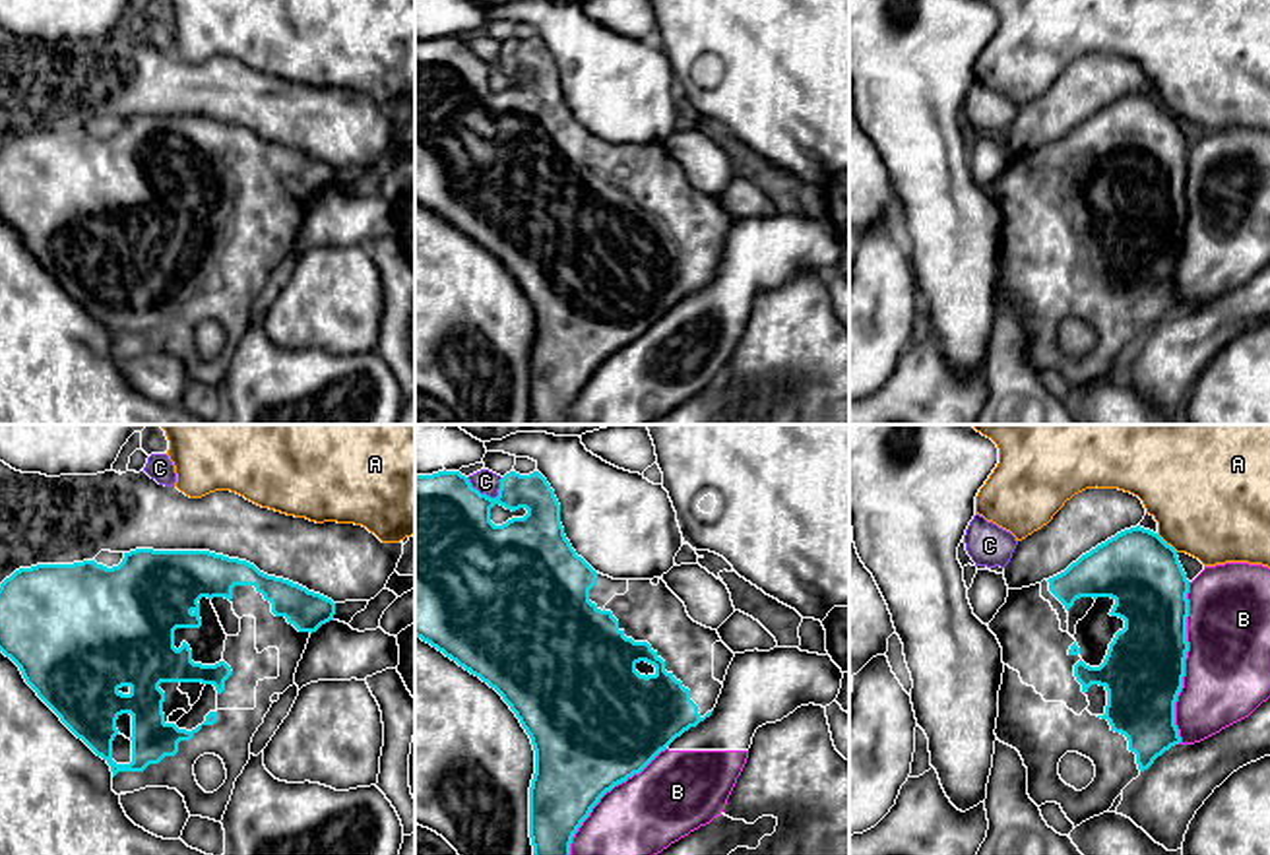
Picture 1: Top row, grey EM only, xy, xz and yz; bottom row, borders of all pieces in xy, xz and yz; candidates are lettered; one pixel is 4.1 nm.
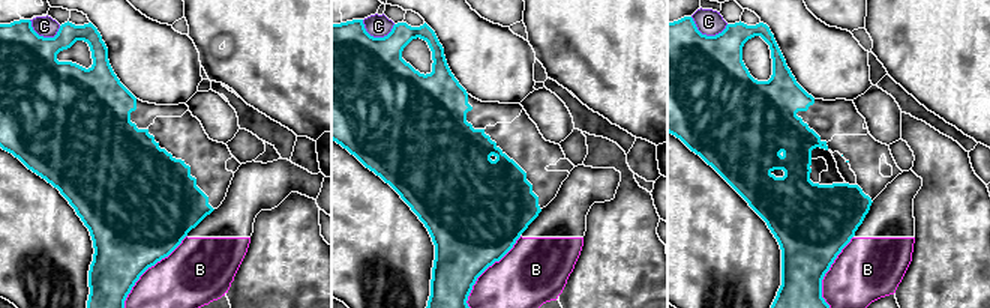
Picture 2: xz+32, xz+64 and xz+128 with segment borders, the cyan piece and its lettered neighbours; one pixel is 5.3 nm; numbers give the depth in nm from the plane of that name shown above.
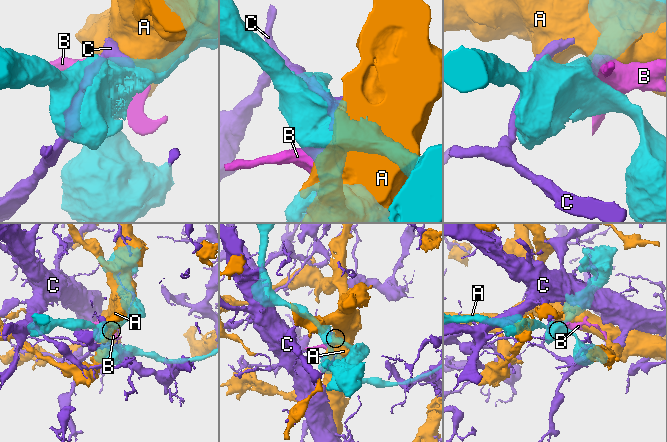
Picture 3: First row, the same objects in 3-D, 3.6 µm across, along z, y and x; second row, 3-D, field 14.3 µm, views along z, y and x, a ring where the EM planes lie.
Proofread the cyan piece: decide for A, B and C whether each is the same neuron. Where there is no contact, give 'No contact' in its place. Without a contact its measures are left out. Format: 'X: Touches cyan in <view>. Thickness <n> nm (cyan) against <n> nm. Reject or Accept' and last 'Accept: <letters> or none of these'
A: Touches cyan in yz. Thickness 320 nm (cyan) against 460 nm. Reject
B: Touches cyan in yz. Thickness 340 nm (cyan) against 360 nm. Reject
C: Touches cyan in xz. Thickness 480 nm (cyan) against 100 nm. Reject
Accept: none of these

